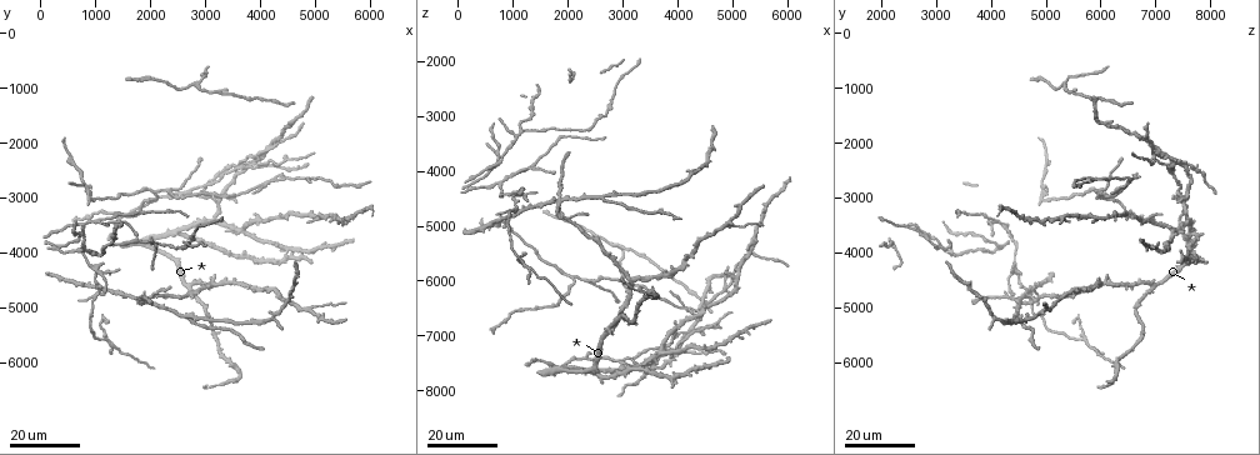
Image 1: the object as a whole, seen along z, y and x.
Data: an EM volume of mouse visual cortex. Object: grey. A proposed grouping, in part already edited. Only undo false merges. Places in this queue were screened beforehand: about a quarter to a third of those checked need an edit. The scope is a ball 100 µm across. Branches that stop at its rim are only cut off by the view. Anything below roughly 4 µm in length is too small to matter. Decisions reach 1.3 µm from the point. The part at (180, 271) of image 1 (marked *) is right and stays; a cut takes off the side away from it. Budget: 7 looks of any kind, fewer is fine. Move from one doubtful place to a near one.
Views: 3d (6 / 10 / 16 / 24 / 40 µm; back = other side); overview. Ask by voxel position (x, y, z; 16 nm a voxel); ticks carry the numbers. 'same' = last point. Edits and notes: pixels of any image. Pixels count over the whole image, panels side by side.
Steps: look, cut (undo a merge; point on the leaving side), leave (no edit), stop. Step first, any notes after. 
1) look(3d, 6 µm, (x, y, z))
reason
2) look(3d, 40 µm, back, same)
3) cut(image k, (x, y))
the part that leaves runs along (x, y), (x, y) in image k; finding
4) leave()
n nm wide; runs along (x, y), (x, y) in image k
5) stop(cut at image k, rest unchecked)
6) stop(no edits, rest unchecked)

look(3d, 24 µm, (750, 3450, 4150))

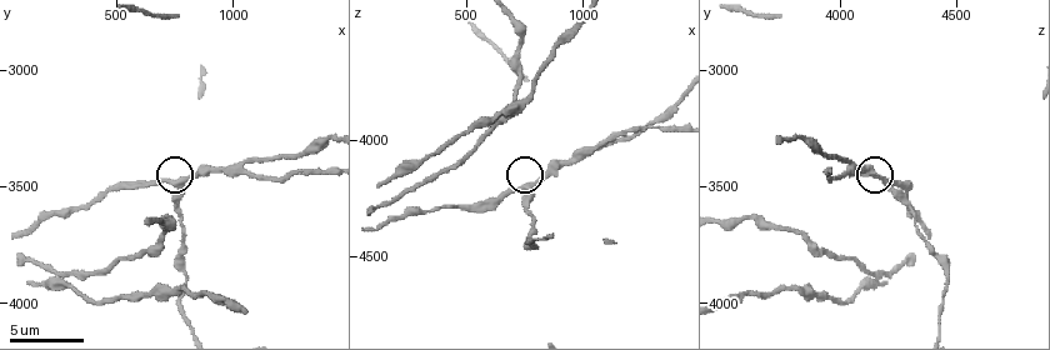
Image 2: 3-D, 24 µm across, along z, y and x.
look(3d, 6 µm, (750, 3490, 4200))

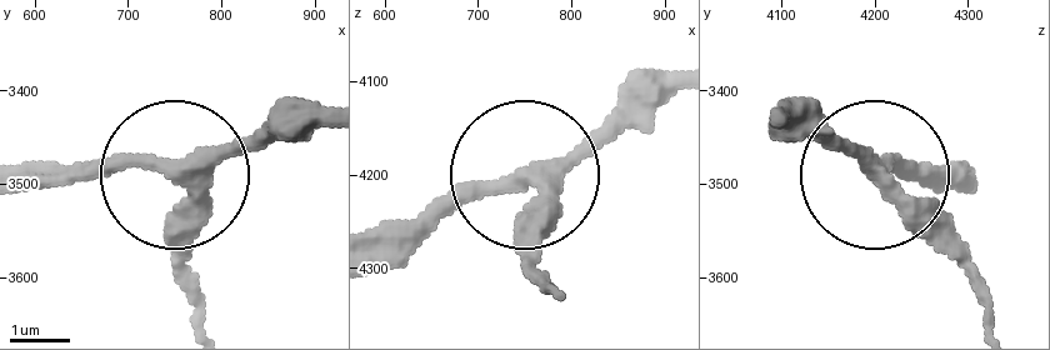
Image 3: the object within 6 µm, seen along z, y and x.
leave()
runs along (990, 323), (970, 263), (885, 178), (820, 143), (780, 143) in image 3; continuous, no second neuron

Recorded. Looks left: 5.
look(3d, 24 µm, (1050, 4050, 3300))
three-way junction

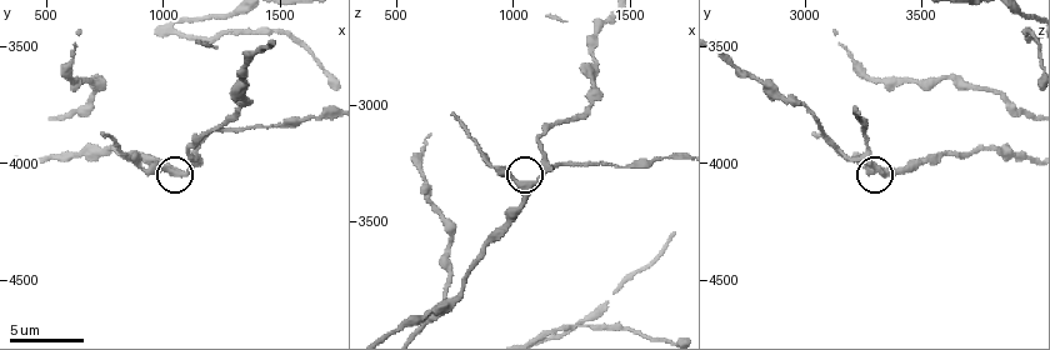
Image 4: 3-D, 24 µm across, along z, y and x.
look(3d, 6 µm, (1050, 4030, 3340))

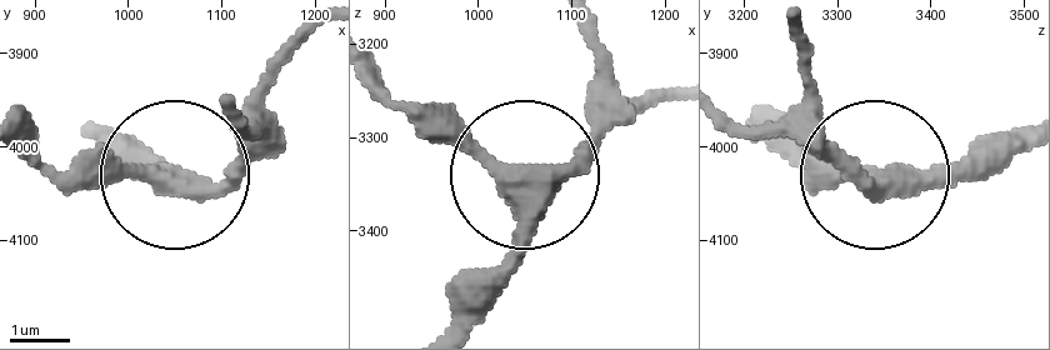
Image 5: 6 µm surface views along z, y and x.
leave()
3 arms; runs along (1025, 131), (981, 136), (921, 176), (806, 176) in image 5; one neuron here

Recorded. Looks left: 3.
look(3d, 6 µm, (1040, 3400, 4040))
branch point

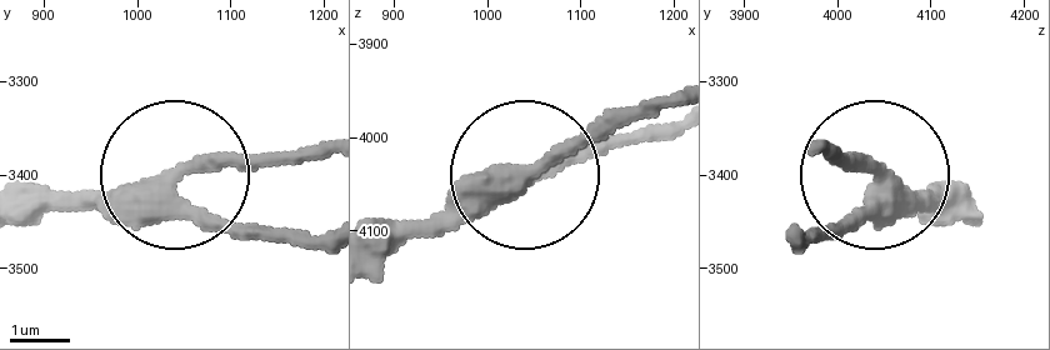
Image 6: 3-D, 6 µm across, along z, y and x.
look(3d, 6 µm, back, (1040, 3410, 4040))

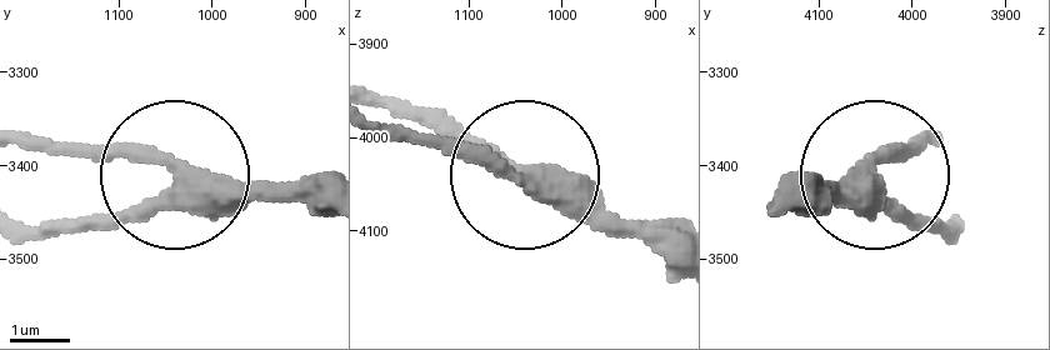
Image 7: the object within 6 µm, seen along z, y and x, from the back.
leave()
340 nm wide; continuous, no second neuron

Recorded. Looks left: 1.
stop(no edits, rest unchecked)

